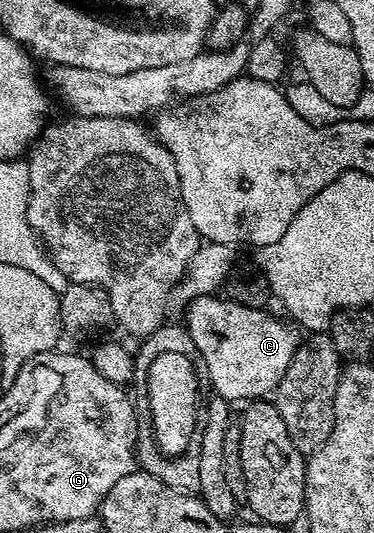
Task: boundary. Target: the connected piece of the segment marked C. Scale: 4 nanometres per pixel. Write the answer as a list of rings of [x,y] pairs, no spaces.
[[[213,294],[190,300],[188,307],[191,308],[185,319],[198,358],[203,359],[207,375],[215,386],[214,394],[228,401],[255,401],[270,396],[279,386],[281,377],[285,377],[285,369],[289,369],[293,353],[297,353],[300,332],[286,318],[278,319],[262,311],[262,306],[240,302],[234,297],[219,298],[218,294]]]

